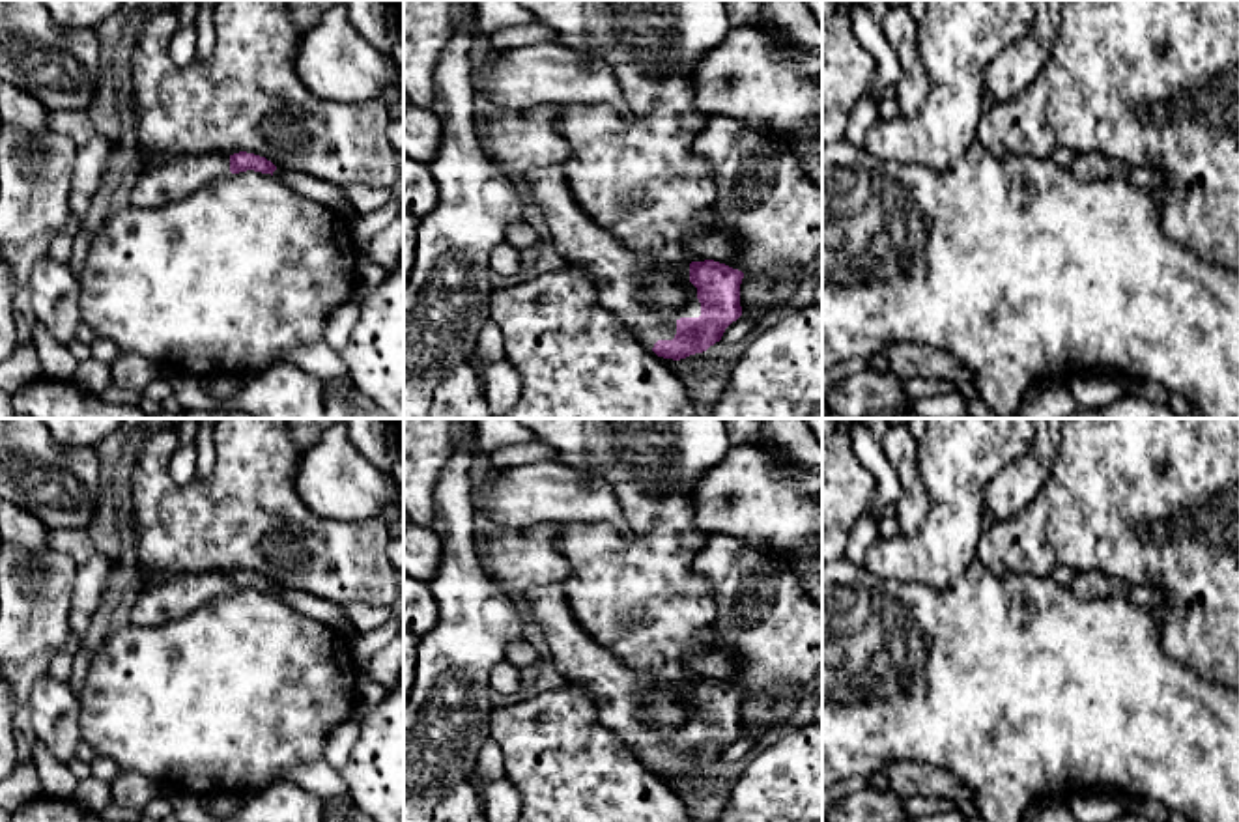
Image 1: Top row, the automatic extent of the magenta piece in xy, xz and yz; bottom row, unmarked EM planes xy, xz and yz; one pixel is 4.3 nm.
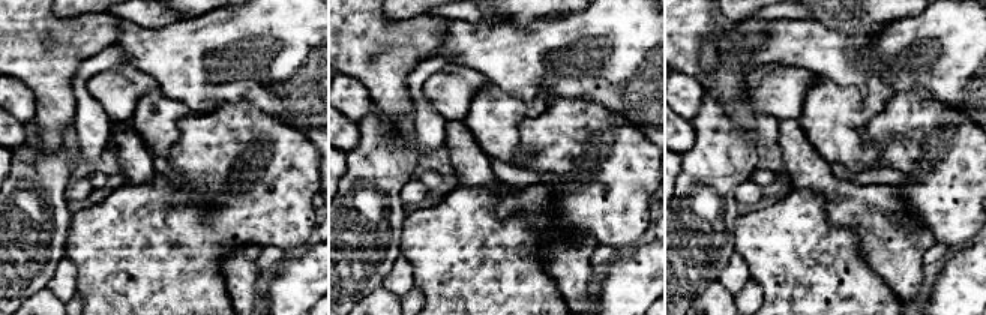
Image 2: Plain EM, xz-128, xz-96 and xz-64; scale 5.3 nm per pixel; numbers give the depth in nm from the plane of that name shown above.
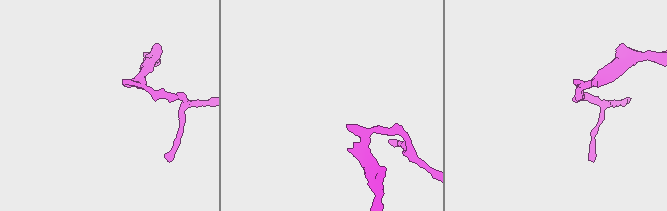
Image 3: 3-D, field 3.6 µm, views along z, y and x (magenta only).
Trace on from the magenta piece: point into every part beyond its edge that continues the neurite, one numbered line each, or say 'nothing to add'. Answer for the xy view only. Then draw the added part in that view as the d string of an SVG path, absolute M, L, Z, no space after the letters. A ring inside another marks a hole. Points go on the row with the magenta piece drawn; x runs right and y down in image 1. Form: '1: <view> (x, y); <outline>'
1: xy (169, 180); M224 153L163 157L161 161L146 163L131 191L129 206L161 207L230 174L230 157Z

